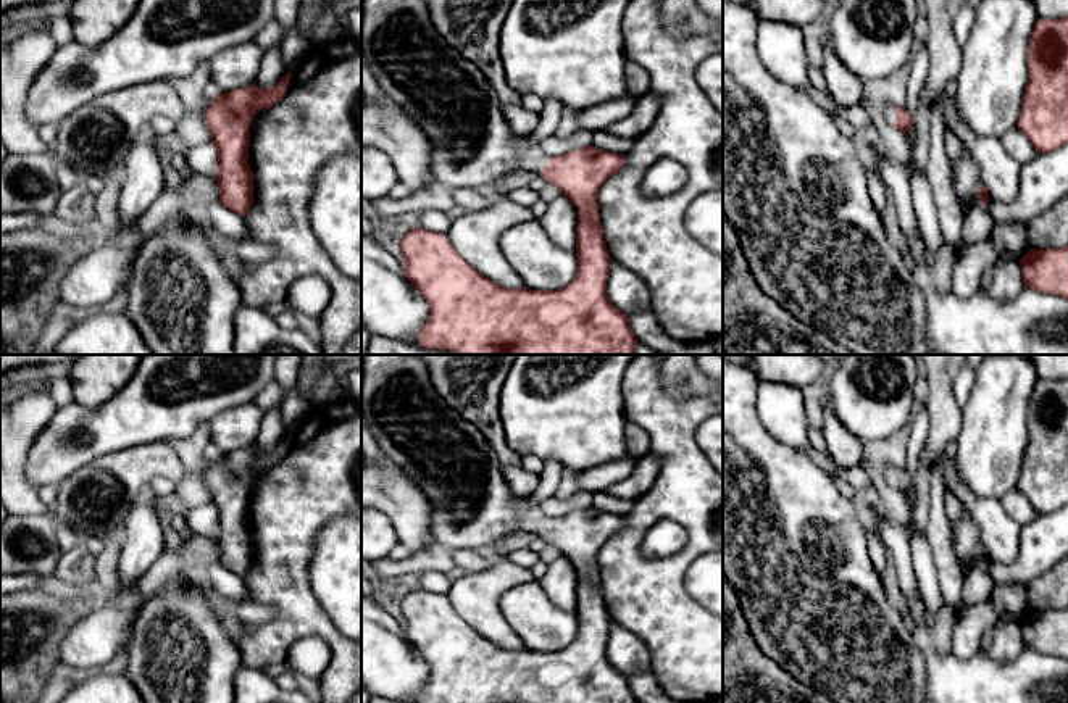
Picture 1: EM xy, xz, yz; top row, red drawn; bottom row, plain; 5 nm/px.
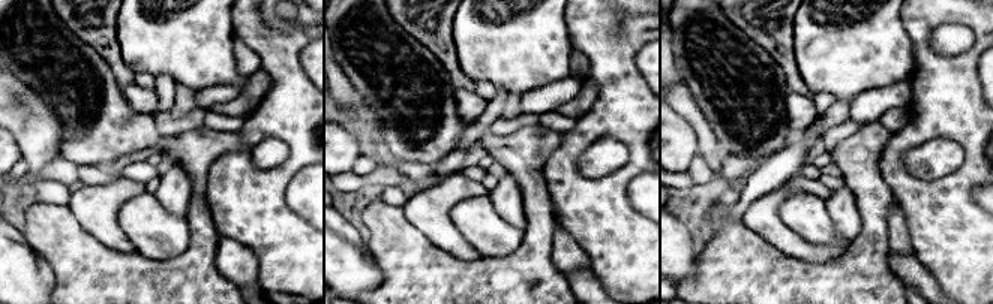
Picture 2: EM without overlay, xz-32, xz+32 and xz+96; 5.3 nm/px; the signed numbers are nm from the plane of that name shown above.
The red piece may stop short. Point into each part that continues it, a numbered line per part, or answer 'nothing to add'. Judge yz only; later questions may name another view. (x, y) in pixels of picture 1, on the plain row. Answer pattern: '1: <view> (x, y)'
1: yz (889, 471)

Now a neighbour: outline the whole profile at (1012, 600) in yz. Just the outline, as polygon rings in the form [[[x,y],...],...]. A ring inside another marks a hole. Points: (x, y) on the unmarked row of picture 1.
[[[995,584],[992,601],[1000,621],[1020,622],[1029,611],[1026,587],[1020,584]]]

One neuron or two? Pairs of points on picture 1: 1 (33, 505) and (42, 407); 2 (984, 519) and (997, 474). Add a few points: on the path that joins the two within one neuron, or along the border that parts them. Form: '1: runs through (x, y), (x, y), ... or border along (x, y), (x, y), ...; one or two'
1: runs through (16, 481), (18, 431); one
2: border along (960, 476), (976, 495), (996, 497), (999, 500); two

